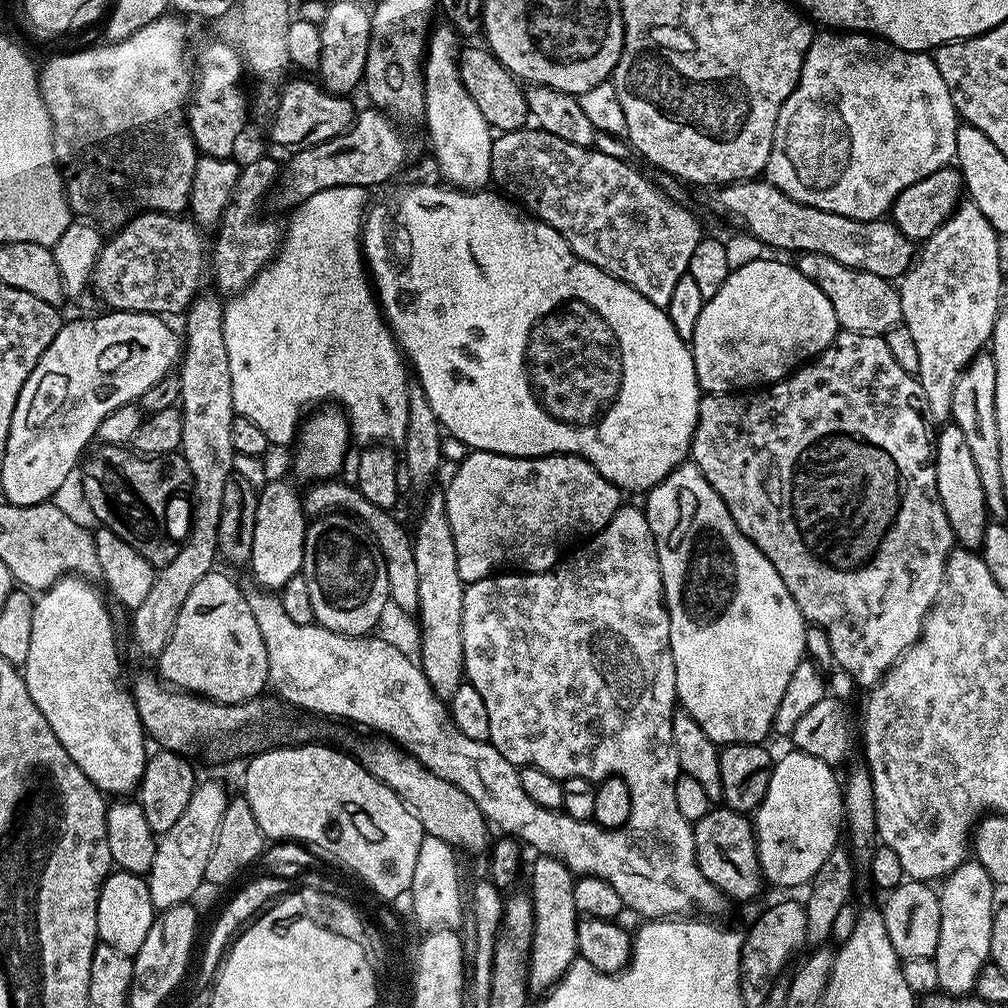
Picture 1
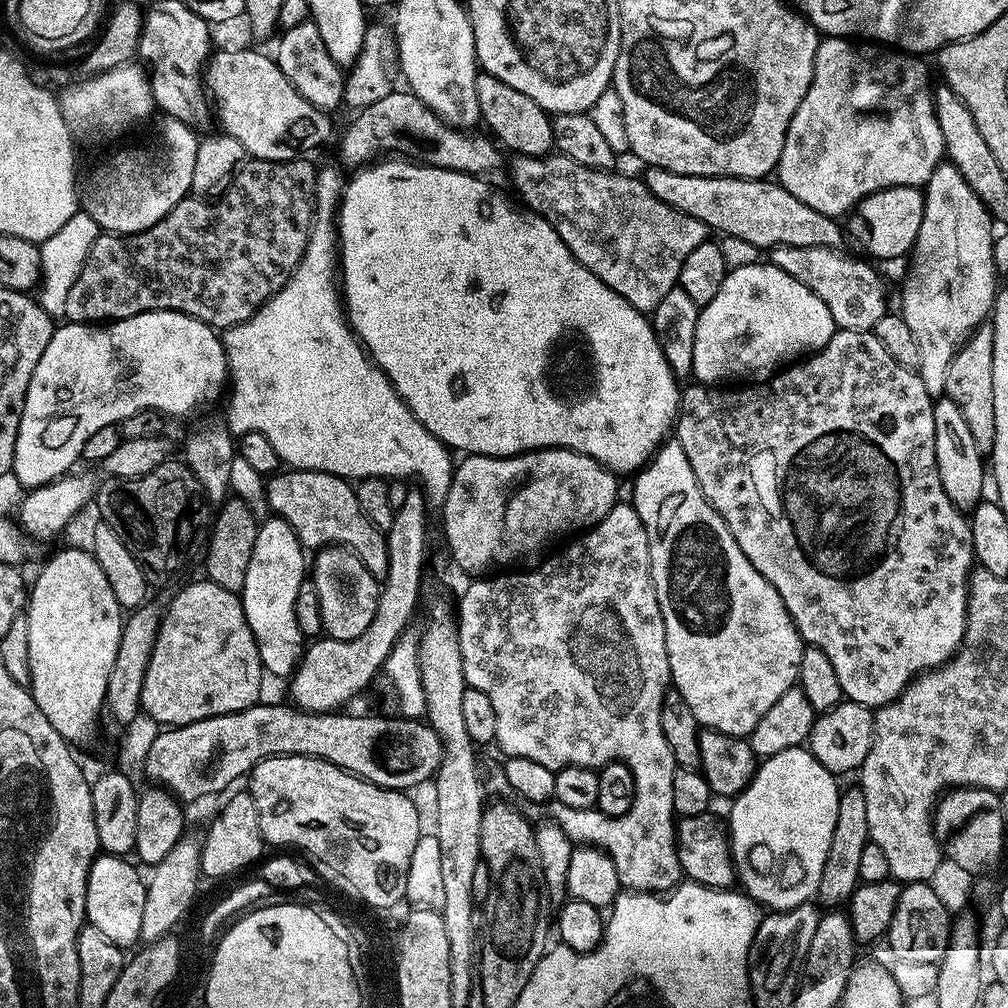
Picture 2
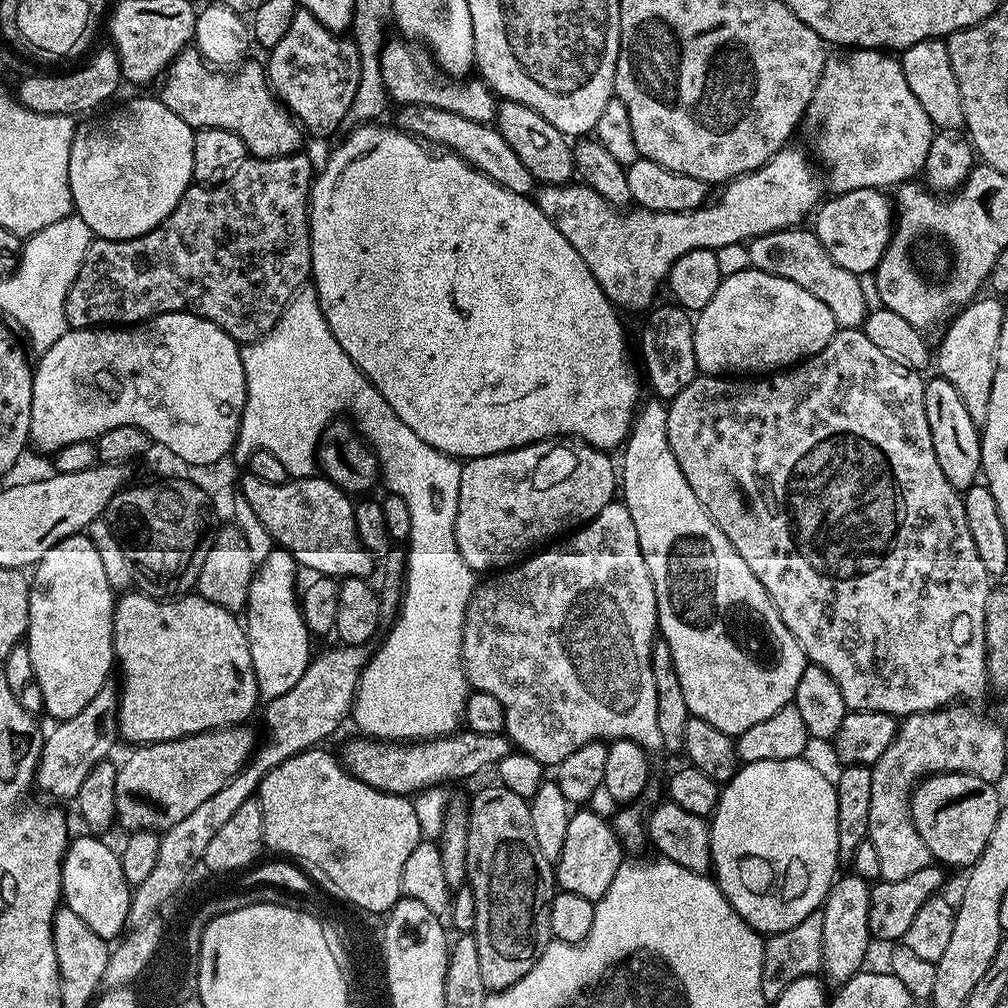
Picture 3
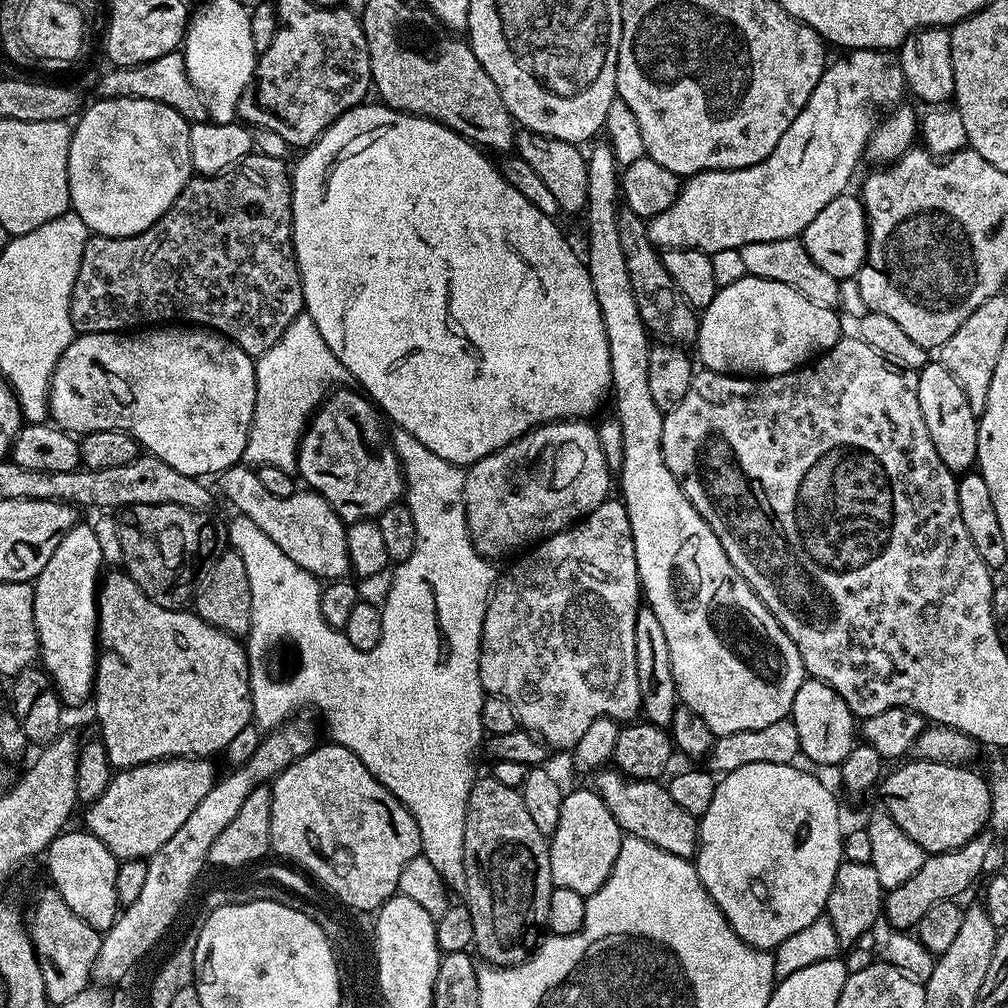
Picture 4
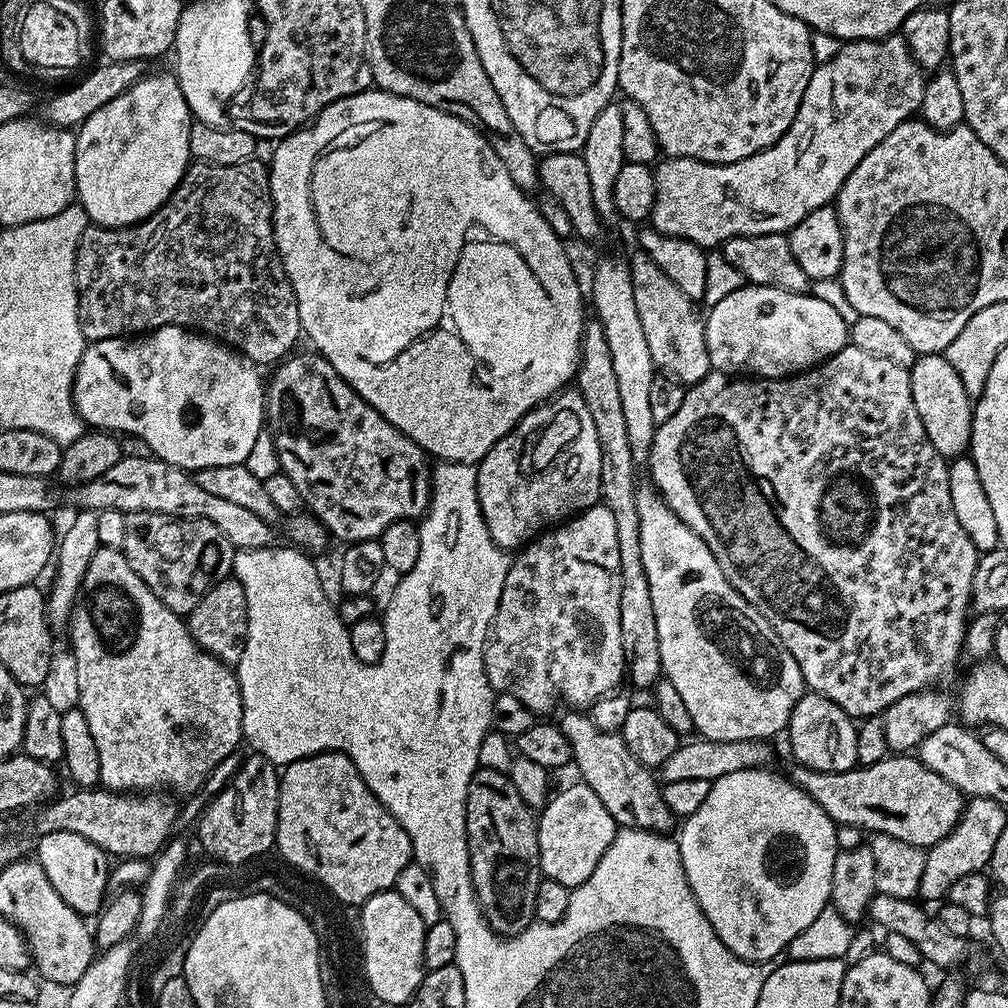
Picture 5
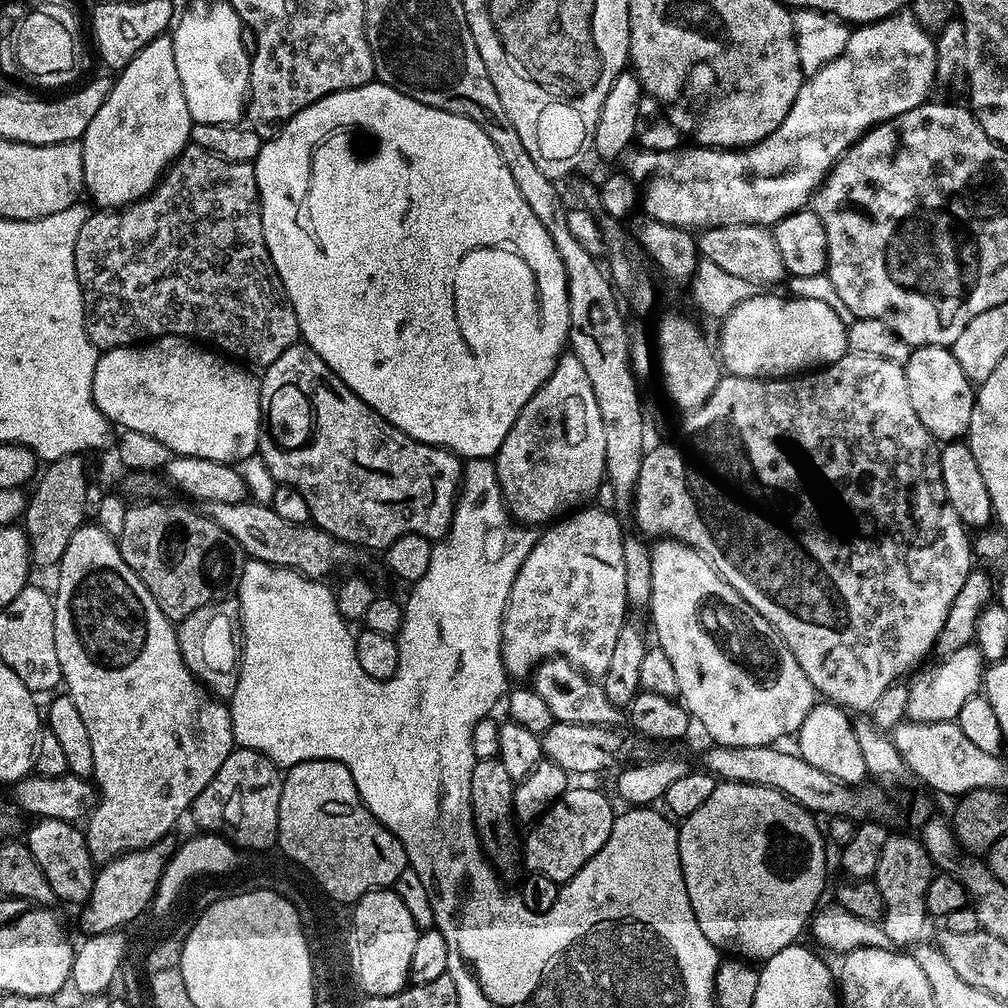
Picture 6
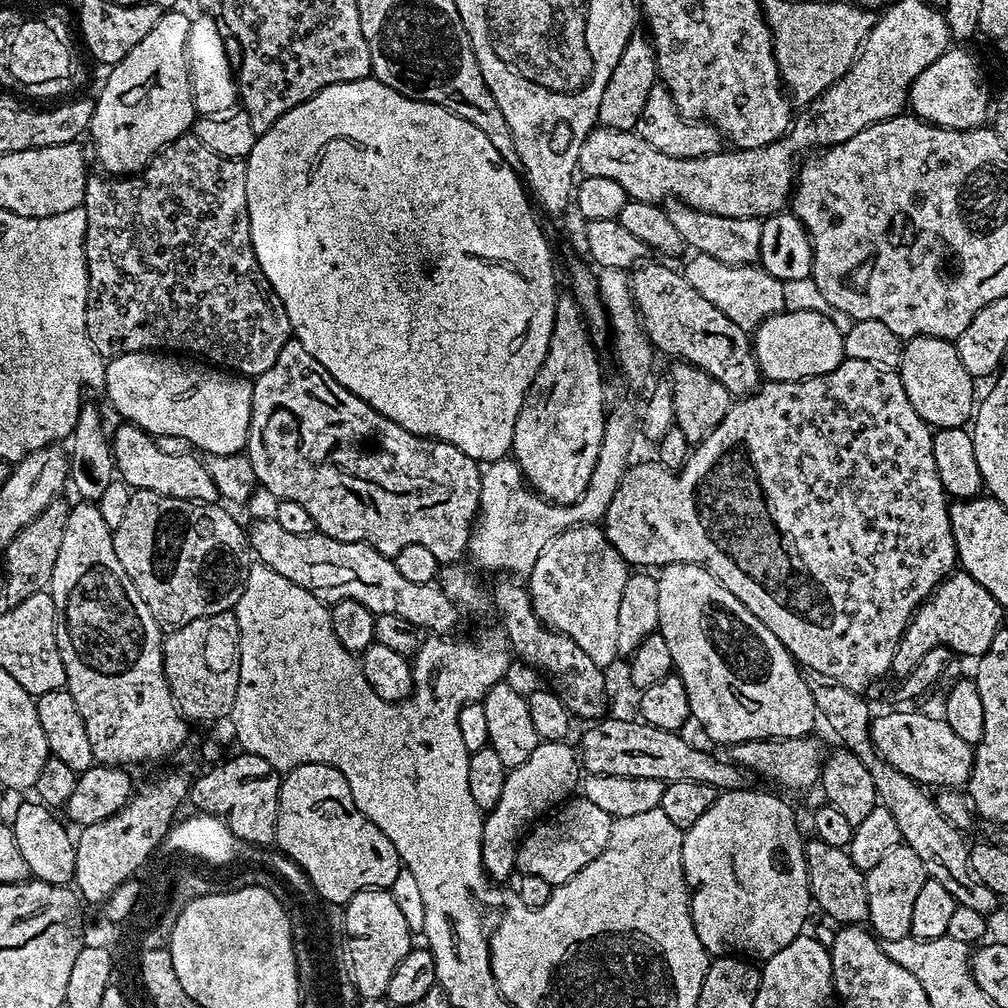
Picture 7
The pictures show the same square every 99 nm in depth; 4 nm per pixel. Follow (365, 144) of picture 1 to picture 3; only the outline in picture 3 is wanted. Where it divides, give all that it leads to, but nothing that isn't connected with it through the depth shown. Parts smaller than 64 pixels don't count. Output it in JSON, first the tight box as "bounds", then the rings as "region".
{"bounds":[394,104,538,197],"region":[[[405,104],[399,111],[394,124],[401,132],[407,132],[409,136],[414,136],[417,140],[427,142],[432,146],[445,144],[448,147],[445,149],[451,155],[459,156],[474,170],[478,170],[486,178],[498,182],[498,186],[514,194],[531,197],[537,191],[538,182],[530,174],[530,170],[526,170],[522,158],[514,154],[506,138],[502,138],[499,128],[492,124],[470,122],[470,118],[462,118],[460,114],[454,114],[450,110],[442,110],[425,104]]]}

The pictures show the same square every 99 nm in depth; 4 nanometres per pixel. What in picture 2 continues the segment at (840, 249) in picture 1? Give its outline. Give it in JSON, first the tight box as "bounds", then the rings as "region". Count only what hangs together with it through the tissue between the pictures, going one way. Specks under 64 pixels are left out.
{"bounds":[642,167,844,250],"region":[[[649,167],[642,179],[666,206],[698,218],[713,233],[742,238],[754,242],[761,250],[771,250],[780,246],[818,246],[839,249],[844,236],[833,217],[818,214],[806,202],[798,202],[779,182],[772,178],[747,180],[737,176],[699,176],[698,174],[678,174],[665,168]]]}

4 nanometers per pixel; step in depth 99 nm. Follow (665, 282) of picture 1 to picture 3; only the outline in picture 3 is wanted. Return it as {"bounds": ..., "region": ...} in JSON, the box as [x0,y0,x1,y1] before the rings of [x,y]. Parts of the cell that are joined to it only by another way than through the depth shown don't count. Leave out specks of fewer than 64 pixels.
{"bounds":[534,147,826,312],"region":[[[792,147],[781,148],[755,172],[747,172],[745,176],[727,181],[719,189],[721,192],[716,204],[708,202],[692,212],[651,212],[638,207],[621,210],[583,182],[545,184],[535,193],[534,199],[542,214],[546,214],[546,218],[550,218],[550,222],[554,222],[556,229],[564,235],[566,242],[570,242],[570,246],[578,250],[582,262],[586,262],[590,274],[594,274],[598,286],[602,286],[609,300],[621,309],[633,308],[640,312],[643,308],[648,310],[653,307],[652,299],[655,298],[656,291],[667,281],[670,266],[674,266],[674,262],[678,262],[682,254],[690,254],[690,250],[695,248],[715,250],[731,244],[743,244],[754,236],[803,225],[804,219],[813,215],[814,209],[825,195],[823,192],[826,192],[826,184],[810,156],[808,161],[808,156],[802,149]]]}

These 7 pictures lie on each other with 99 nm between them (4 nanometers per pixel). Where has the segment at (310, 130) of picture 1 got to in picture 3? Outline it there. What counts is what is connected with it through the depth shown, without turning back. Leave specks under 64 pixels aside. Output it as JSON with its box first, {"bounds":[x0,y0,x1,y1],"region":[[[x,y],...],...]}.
{"bounds":[158,46,301,160],"region":[[[196,46],[183,48],[176,55],[176,59],[172,61],[170,67],[163,73],[164,85],[158,92],[158,99],[167,108],[174,110],[174,114],[178,114],[178,118],[182,118],[182,122],[189,124],[194,130],[221,128],[238,134],[238,138],[242,138],[242,142],[248,147],[249,153],[253,157],[268,160],[272,156],[290,156],[299,153],[301,151],[301,125],[291,111],[281,103],[276,93],[268,87],[265,65],[263,63],[246,63],[241,63],[232,73],[237,72],[232,77],[228,77],[227,71],[217,70],[212,64],[205,62]]]}

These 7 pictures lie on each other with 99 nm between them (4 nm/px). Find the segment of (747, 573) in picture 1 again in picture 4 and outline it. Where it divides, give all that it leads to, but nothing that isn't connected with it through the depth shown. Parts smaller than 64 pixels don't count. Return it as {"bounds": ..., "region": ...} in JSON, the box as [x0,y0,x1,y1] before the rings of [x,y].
{"bounds":[586,142,806,738],"region":[[[607,142],[595,144],[593,143],[591,145],[593,148],[590,150],[587,149],[586,152],[588,157],[588,169],[586,170],[588,256],[586,255],[586,263],[588,265],[588,273],[590,274],[590,282],[594,286],[594,294],[598,298],[598,310],[602,310],[602,322],[606,326],[606,342],[610,346],[610,370],[612,371],[610,392],[614,400],[616,396],[616,412],[614,412],[614,416],[622,426],[622,450],[624,451],[622,466],[618,473],[618,488],[620,484],[621,494],[619,493],[619,495],[622,497],[623,506],[630,518],[630,530],[632,531],[636,569],[640,575],[642,596],[646,601],[647,607],[652,608],[654,614],[658,614],[658,623],[662,625],[662,630],[666,634],[666,642],[670,646],[670,666],[674,666],[674,682],[676,683],[676,694],[679,703],[690,706],[690,710],[694,710],[694,714],[698,714],[698,718],[702,718],[702,722],[706,722],[706,726],[710,726],[713,737],[716,738],[728,734],[738,734],[738,730],[762,730],[762,726],[770,726],[770,722],[778,722],[789,715],[792,703],[794,702],[794,696],[806,679],[804,663],[794,646],[794,642],[786,634],[786,630],[782,630],[782,626],[774,618],[774,614],[770,614],[770,610],[760,601],[758,594],[754,594],[754,590],[746,582],[746,578],[742,578],[742,574],[738,574],[738,570],[734,570],[734,562],[730,562],[730,558],[726,558],[726,550],[722,550],[722,542],[718,542],[714,530],[710,530],[710,526],[702,518],[702,514],[698,514],[698,510],[694,510],[690,498],[686,498],[683,483],[677,480],[674,474],[670,474],[670,470],[666,466],[666,458],[662,454],[662,422],[664,421],[664,412],[654,402],[647,381],[647,360],[650,349],[648,338],[650,338],[650,332],[646,329],[642,318],[639,316],[638,304],[634,298],[634,289],[630,284],[629,271],[626,270],[625,255],[622,254],[621,239],[618,238],[618,214],[622,205],[622,197],[620,195],[620,173],[622,168],[621,165],[616,163],[614,150],[611,145]]]}

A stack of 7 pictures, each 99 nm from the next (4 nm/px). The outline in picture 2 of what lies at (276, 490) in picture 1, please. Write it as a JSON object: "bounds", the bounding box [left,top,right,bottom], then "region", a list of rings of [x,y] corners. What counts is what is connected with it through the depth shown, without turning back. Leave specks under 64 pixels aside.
{"bounds":[238,515,306,677],"region":[[[269,515],[257,527],[254,554],[250,554],[244,589],[238,595],[246,622],[256,639],[258,658],[269,677],[291,677],[304,655],[306,638],[302,630],[298,630],[298,618],[294,618],[294,598],[298,598],[298,586],[306,579],[304,555],[305,549],[294,530],[280,516]]]}

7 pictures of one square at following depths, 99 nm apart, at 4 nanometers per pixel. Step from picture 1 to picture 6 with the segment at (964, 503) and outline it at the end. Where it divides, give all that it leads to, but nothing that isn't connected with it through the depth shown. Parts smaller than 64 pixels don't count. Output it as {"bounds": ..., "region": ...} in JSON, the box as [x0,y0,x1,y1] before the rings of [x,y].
{"bounds":[904,346,976,442],"region":[[[922,346],[913,347],[910,358],[904,363],[906,386],[910,386],[910,403],[918,414],[922,426],[938,442],[951,442],[967,437],[970,414],[974,410],[976,393],[974,385],[962,374],[951,347]]]}

